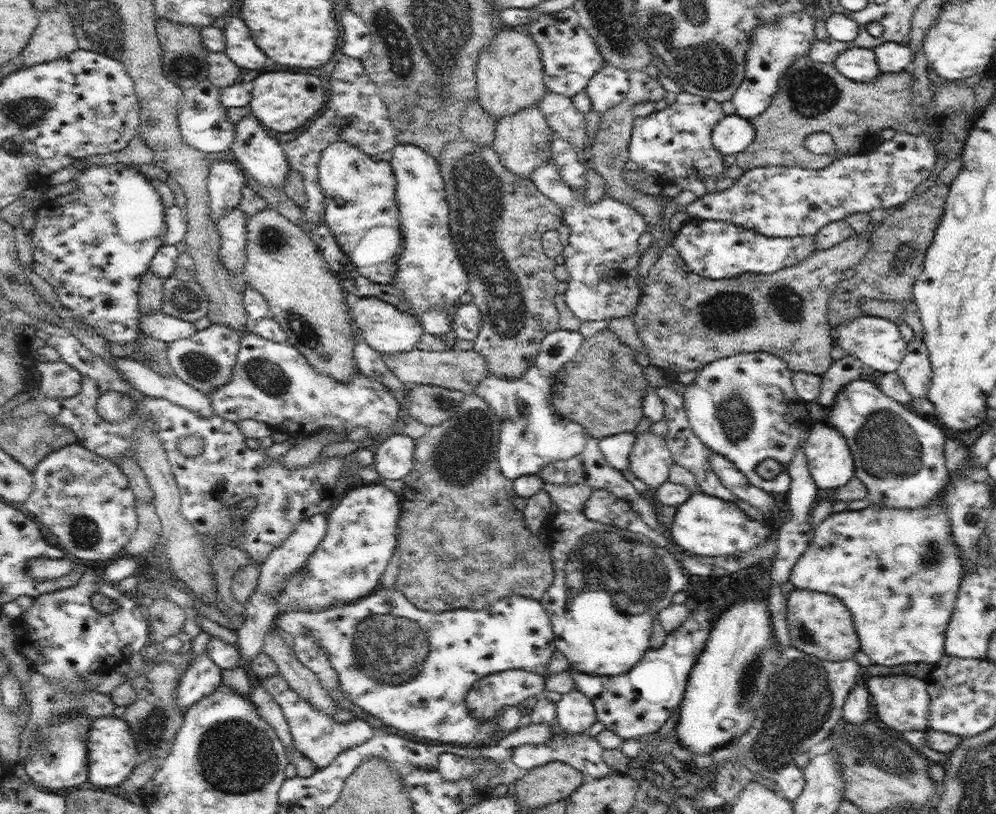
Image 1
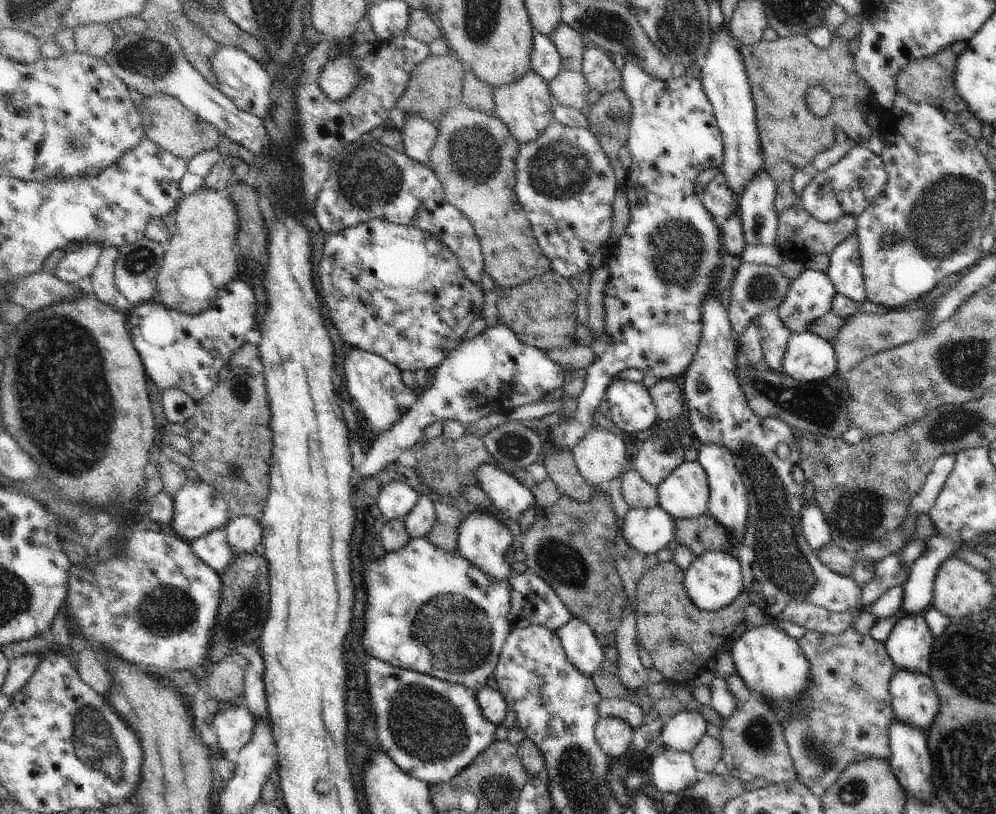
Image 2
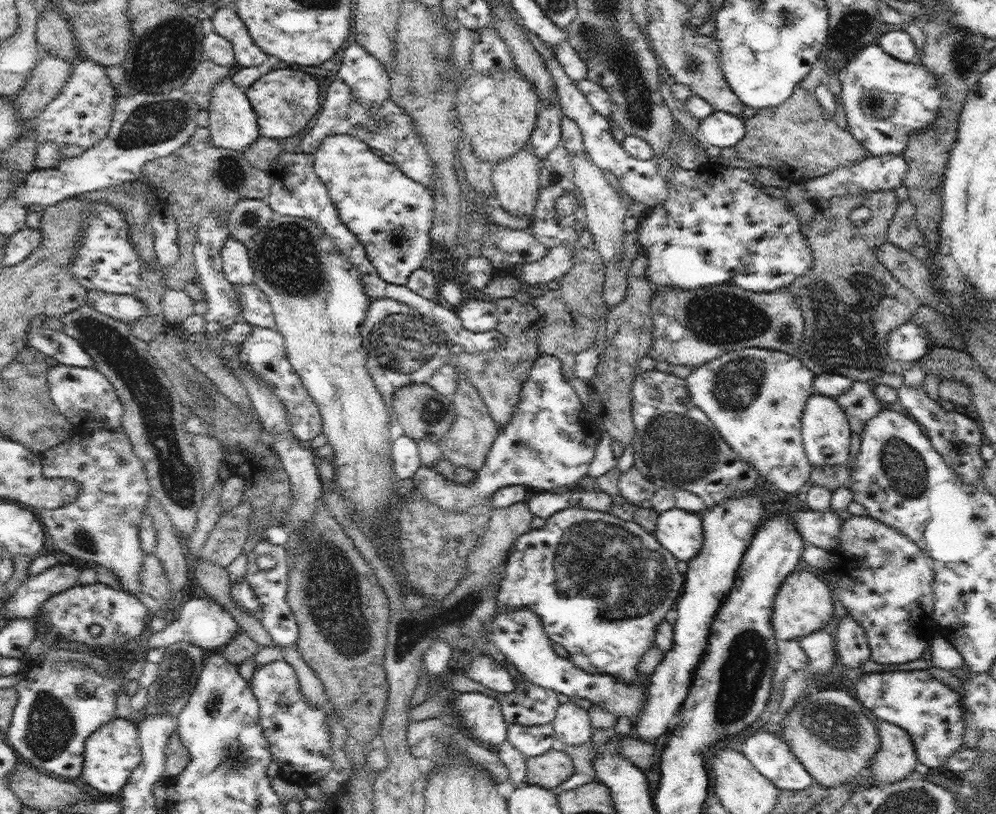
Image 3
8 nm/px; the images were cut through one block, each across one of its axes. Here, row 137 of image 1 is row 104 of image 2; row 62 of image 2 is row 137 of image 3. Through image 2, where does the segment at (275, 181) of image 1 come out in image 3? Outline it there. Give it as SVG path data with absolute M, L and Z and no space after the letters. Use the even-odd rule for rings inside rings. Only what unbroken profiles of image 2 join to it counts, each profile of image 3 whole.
M231 77L221 80L211 90L210 104L207 110L210 122L207 128L210 131L212 142L218 148L242 152L261 138L257 114L248 100L248 95L239 86L236 86Z

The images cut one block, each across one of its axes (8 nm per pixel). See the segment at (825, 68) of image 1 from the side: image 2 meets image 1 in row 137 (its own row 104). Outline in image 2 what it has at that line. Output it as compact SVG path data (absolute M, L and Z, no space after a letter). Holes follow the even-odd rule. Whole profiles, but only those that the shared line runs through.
M835 33L832 35L831 43L826 49L814 45L807 35L794 35L778 37L774 41L762 39L759 43L743 46L739 50L754 100L757 129L763 150L763 167L777 185L791 180L798 170L811 164L815 156L828 150L836 142L836 129L842 130L850 140L856 142L856 145L865 146L871 136L872 129L866 124L865 113L872 92L868 84L856 74L856 68L852 63L855 53L850 53L850 42L836 36ZM967 42L952 43L952 46L940 50L934 56L912 60L902 72L898 73L897 92L904 94L910 102L926 102L926 104L935 106L943 112L950 110L958 115L968 109L964 98L958 94L958 90L954 86L954 70L956 70L958 56L964 52L966 46L968 46ZM812 86L824 88L831 96L830 114L825 117L814 116L806 106L806 92Z

